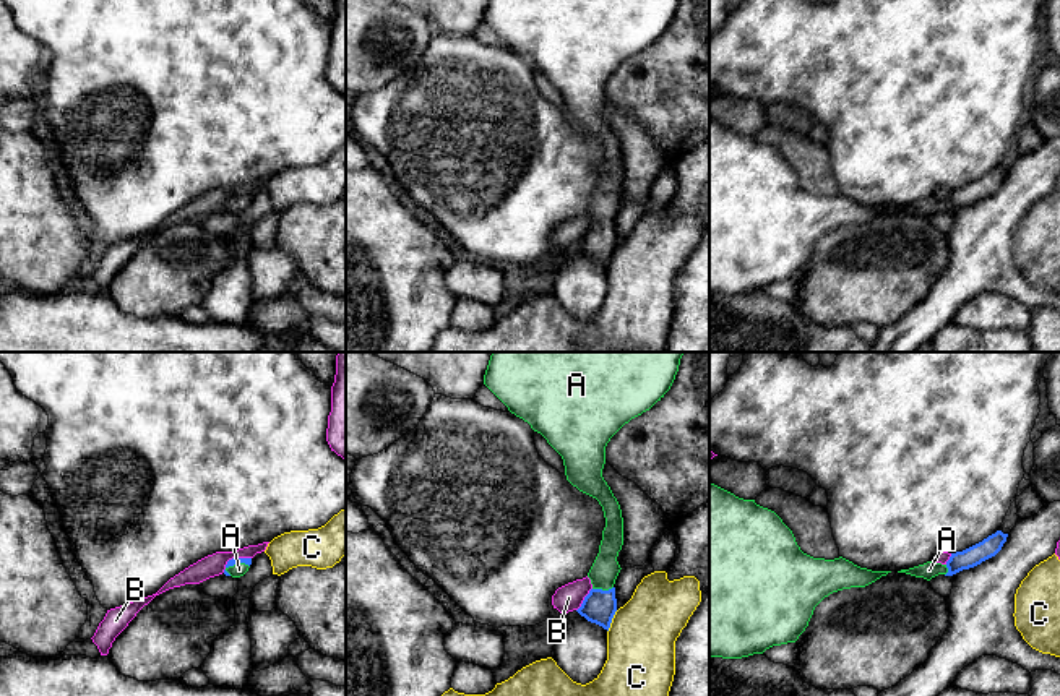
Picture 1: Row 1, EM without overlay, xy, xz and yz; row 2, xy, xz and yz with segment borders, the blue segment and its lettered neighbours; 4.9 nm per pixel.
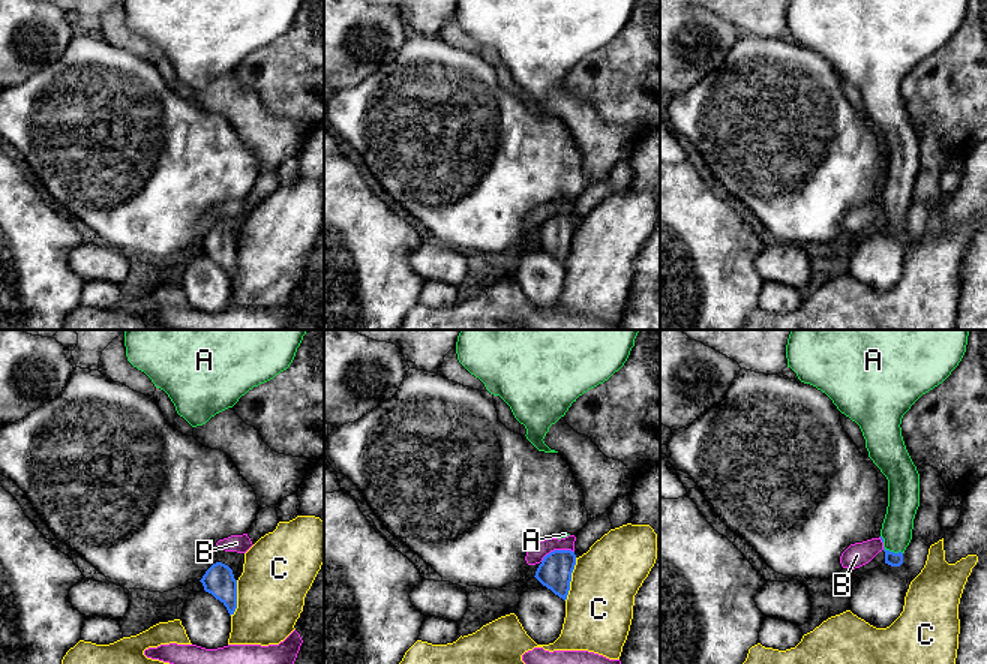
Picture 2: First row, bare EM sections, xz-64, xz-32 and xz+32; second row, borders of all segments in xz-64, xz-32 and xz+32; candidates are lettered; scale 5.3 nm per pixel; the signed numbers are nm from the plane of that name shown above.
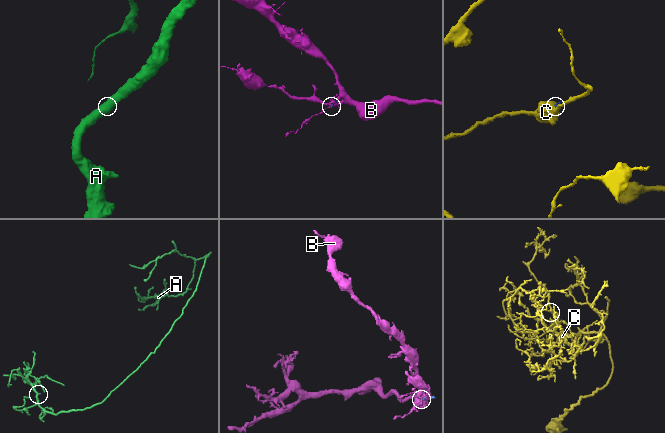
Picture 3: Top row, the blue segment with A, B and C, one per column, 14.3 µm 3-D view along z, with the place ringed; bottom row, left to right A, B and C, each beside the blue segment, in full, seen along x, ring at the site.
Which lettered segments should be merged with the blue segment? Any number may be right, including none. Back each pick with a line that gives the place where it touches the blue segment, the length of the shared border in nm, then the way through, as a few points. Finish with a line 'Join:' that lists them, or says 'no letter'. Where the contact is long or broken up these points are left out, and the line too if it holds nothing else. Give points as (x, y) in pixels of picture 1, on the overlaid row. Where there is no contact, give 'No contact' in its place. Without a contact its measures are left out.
A: Touches blue at xy (236, 563). Shared border 130 nm. Path across: xy (232, 562), (236, 563), (239, 570)
Join: A

